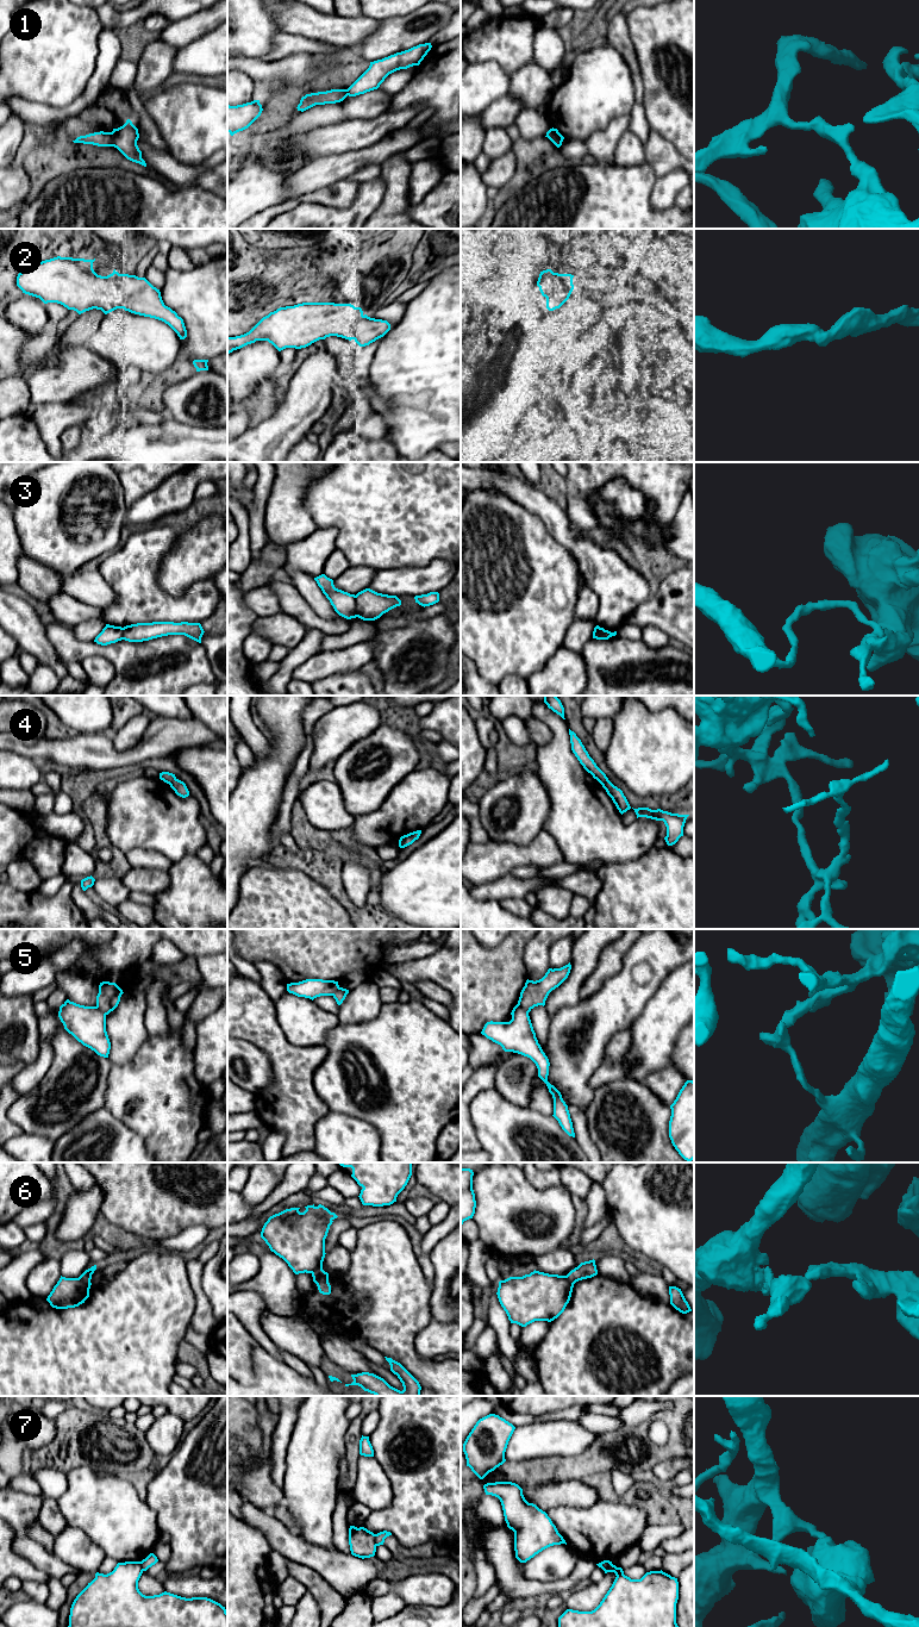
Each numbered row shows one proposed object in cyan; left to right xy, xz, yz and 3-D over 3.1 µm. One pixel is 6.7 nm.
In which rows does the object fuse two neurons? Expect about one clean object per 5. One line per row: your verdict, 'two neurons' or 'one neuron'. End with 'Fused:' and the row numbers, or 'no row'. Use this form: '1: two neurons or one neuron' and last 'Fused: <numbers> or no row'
1: two neurons
2: one neuron
3: two neurons
4: two neurons
5: two neurons
6: two neurons
7: two neurons
Fused: 1, 3, 4, 5, 6, 7

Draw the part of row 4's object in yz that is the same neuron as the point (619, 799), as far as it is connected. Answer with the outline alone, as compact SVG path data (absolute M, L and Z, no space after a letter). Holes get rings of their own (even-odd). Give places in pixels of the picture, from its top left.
M609 780L602 783L601 785L606 790L607 794L612 798L613 803L621 815L631 809L626 797L620 788L614 786Z

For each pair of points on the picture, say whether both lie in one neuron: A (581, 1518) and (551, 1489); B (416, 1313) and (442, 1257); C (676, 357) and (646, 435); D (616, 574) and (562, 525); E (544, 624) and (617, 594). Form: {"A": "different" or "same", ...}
{"A": "different", "B": "different", "C": "different", "D": "same", "E": "different"}

